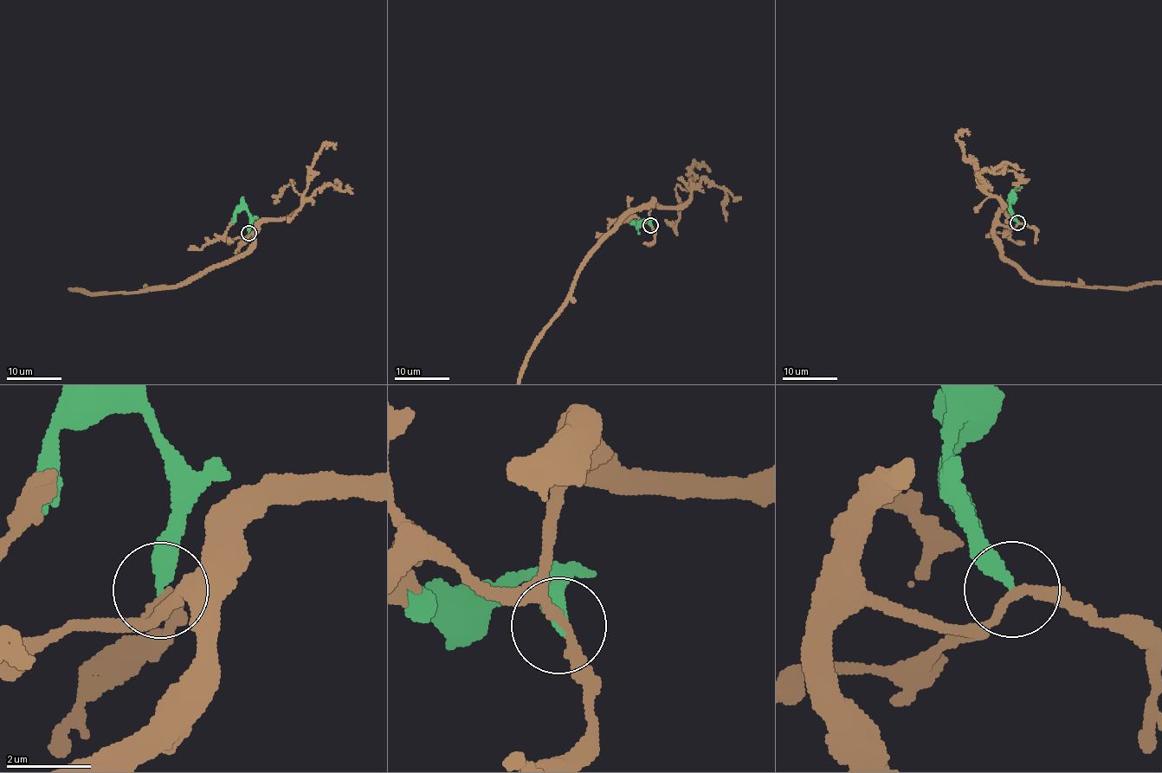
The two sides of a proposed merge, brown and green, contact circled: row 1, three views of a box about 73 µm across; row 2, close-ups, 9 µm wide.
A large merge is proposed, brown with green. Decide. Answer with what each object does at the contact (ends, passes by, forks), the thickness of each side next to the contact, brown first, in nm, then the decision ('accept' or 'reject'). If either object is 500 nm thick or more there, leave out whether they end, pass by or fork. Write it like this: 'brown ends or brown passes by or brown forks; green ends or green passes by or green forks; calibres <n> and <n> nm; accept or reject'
brown passes by; green ends; calibres 240 and 360 nm; reject

